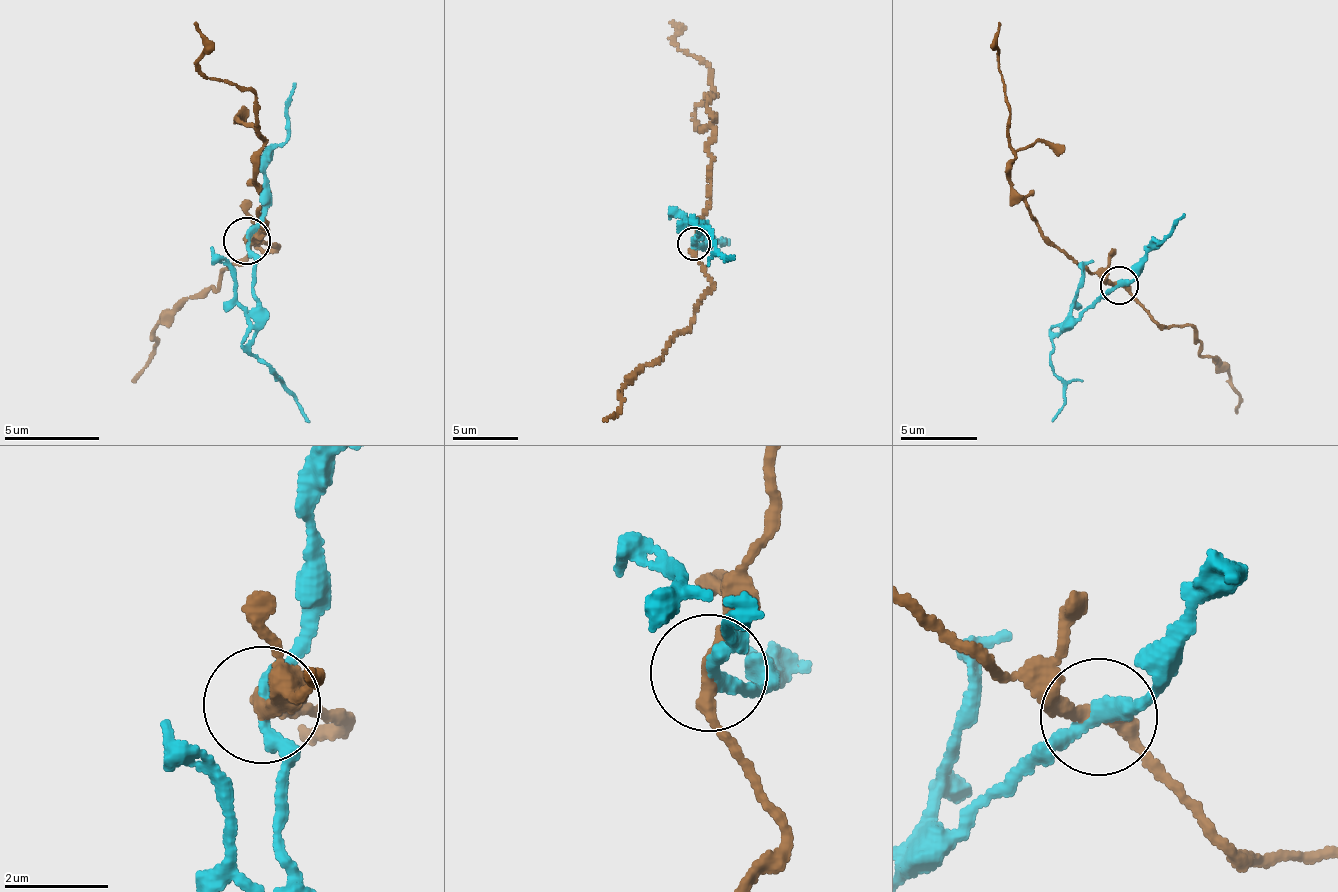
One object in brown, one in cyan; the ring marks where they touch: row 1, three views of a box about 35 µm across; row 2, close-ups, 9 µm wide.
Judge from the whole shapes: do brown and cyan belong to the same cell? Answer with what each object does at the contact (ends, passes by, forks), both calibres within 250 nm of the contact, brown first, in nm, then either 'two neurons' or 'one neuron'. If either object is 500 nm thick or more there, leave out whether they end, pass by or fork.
brown passes by; cyan passes by; calibres 260 and 280 nm; two neurons

